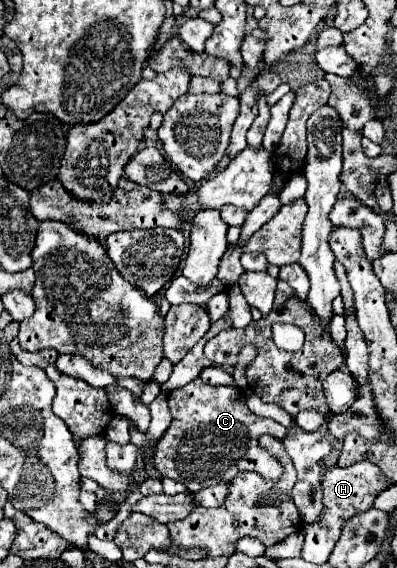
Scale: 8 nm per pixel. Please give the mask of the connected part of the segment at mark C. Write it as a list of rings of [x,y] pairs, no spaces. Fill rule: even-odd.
[[[197,377],[185,387],[171,391],[167,395],[167,403],[173,421],[159,441],[157,471],[161,471],[163,477],[171,477],[183,483],[189,491],[197,493],[199,489],[213,487],[223,481],[229,483],[239,471],[257,471],[267,479],[277,479],[283,473],[281,463],[259,447],[257,437],[269,433],[271,437],[283,441],[287,431],[271,419],[253,415],[243,403],[243,391],[221,385],[213,387]]]

